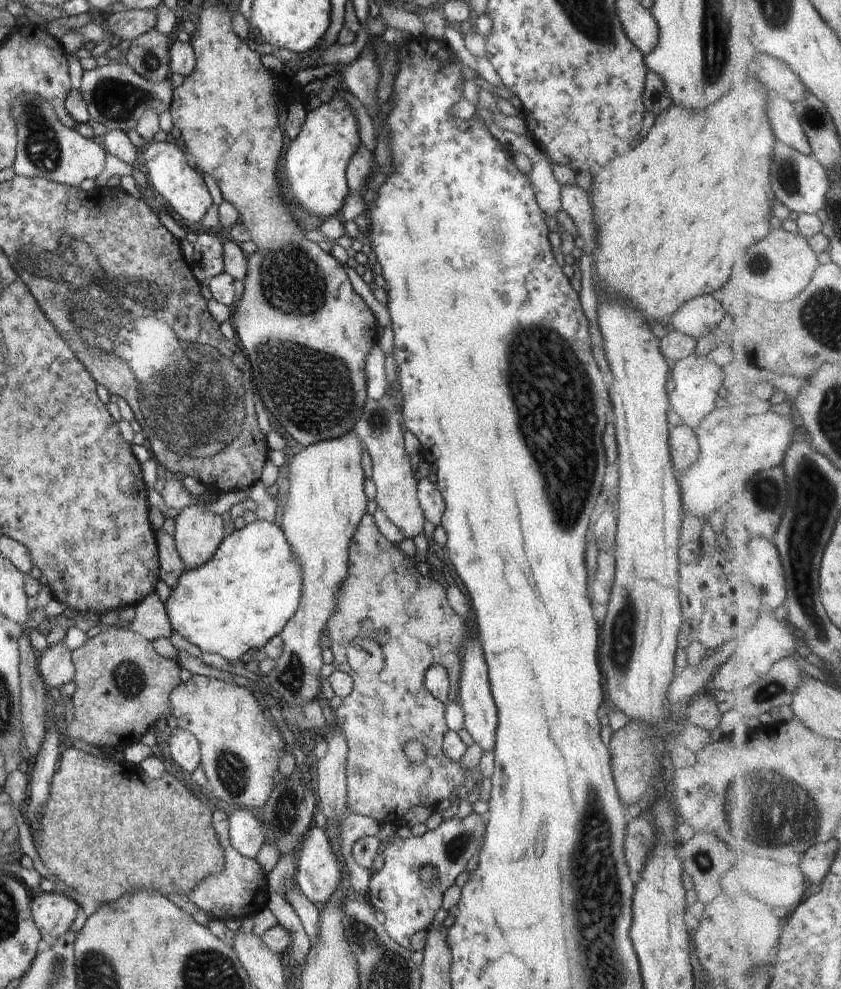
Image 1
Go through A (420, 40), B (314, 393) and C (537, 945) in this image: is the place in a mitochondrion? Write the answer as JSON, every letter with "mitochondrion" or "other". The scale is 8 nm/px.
{"A":"other","B":"mitochondrion","C":"other"}

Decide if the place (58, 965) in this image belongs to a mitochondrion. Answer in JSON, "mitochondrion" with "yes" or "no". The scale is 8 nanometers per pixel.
{"mitochondrion":"yes"}

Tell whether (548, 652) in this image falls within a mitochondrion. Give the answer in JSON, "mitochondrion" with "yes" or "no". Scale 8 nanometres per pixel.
{"mitochondrion":"no"}

